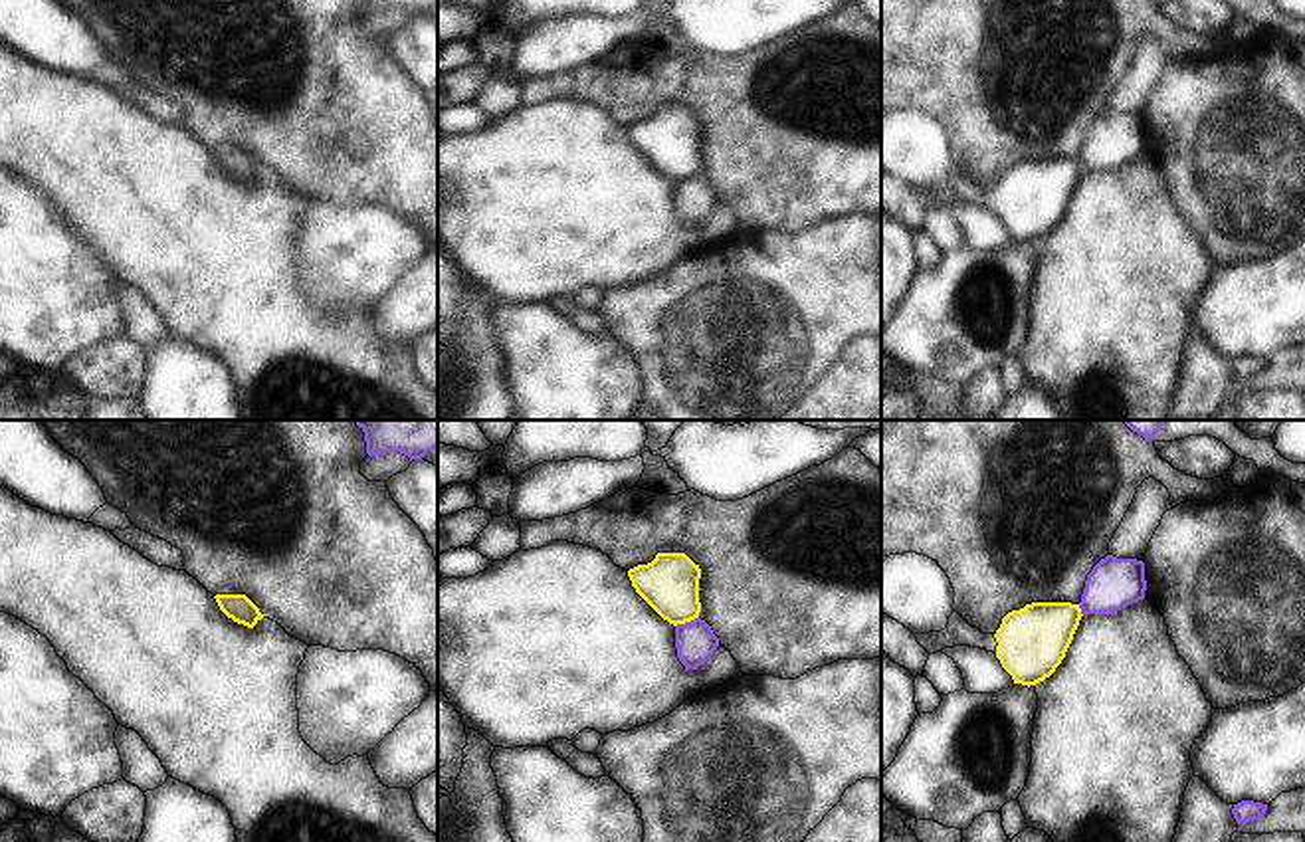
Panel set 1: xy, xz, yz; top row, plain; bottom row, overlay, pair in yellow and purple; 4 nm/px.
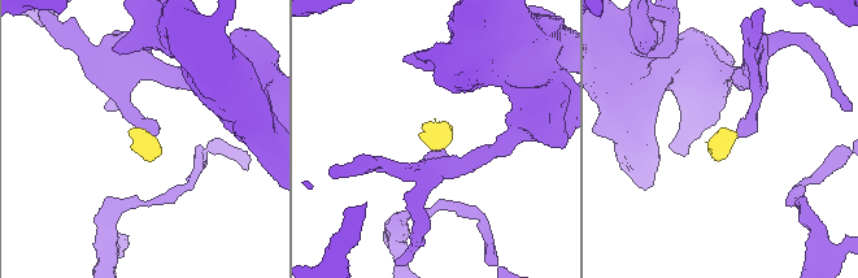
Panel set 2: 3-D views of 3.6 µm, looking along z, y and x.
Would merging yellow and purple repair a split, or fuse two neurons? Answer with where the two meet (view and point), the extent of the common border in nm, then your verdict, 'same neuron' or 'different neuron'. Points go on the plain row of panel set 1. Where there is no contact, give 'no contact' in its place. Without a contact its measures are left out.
meets yellow in xz at (686, 177); contact 100 nm long; different neuron

